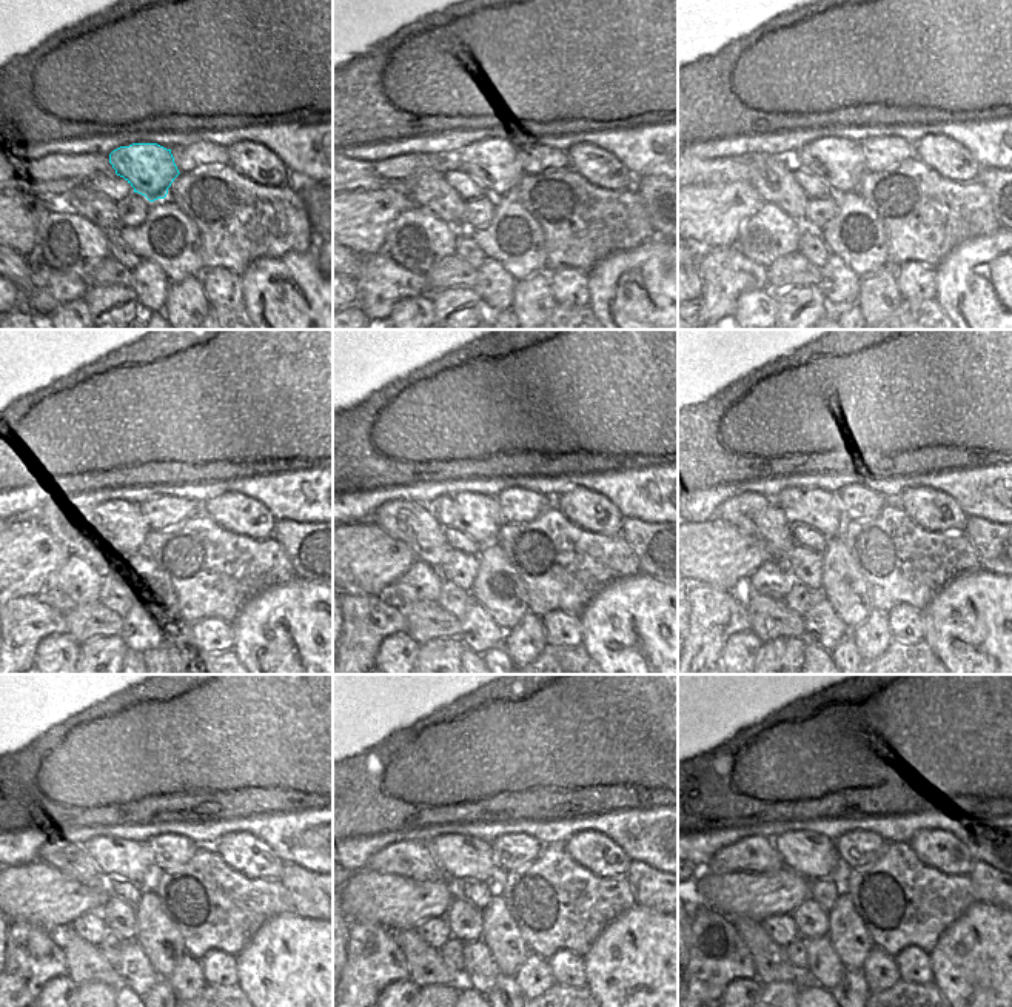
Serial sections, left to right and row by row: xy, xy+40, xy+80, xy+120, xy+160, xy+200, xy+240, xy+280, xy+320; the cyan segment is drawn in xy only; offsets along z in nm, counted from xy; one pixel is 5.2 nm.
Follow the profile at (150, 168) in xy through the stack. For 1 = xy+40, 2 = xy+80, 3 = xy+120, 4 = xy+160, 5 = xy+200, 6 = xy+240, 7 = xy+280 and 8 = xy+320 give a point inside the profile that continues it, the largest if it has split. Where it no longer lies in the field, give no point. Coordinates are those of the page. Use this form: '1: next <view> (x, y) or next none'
1: next xy+40 (495, 165)
2: next xy+80 (840, 162)
3: next xy+120 (127, 516)
4: next xy+160 (479, 518)
5: next xy+200 (821, 511)
6: next xy+240 (133, 861)
7: next xy+280 (459, 856)
8: next xy+320 (809, 855)

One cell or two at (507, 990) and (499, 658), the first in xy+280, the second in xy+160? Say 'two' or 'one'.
one

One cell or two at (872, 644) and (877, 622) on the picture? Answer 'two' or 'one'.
one

